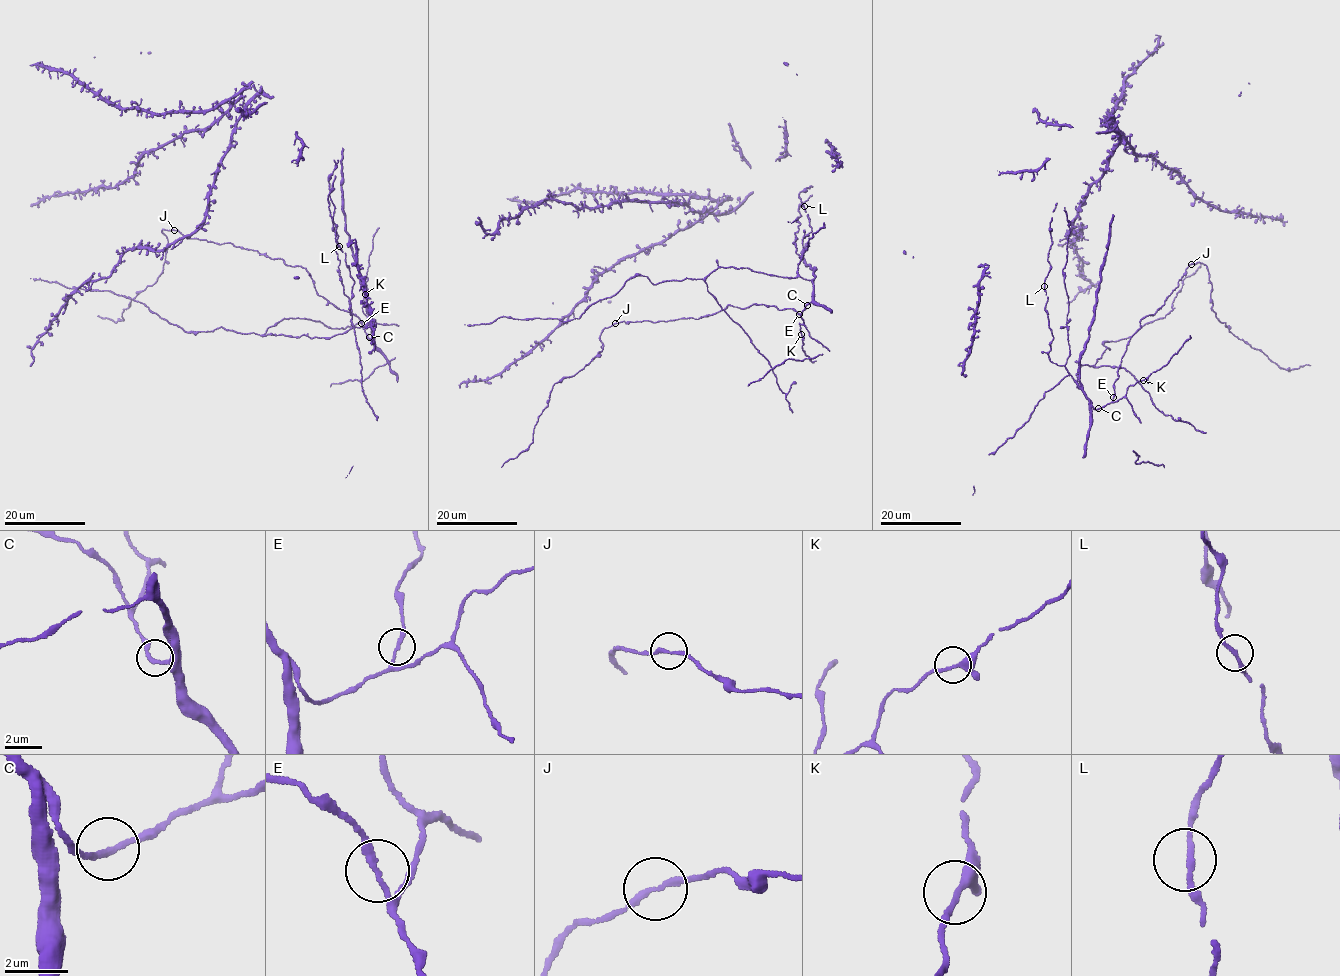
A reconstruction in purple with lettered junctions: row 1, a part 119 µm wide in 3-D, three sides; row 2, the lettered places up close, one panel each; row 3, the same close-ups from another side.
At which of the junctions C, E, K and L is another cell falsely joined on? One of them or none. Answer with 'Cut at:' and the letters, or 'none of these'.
Cut at: none of these

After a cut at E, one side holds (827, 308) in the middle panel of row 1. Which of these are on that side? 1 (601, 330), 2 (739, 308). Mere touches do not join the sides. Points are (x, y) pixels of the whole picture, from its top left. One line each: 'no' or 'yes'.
1: no
2: no

